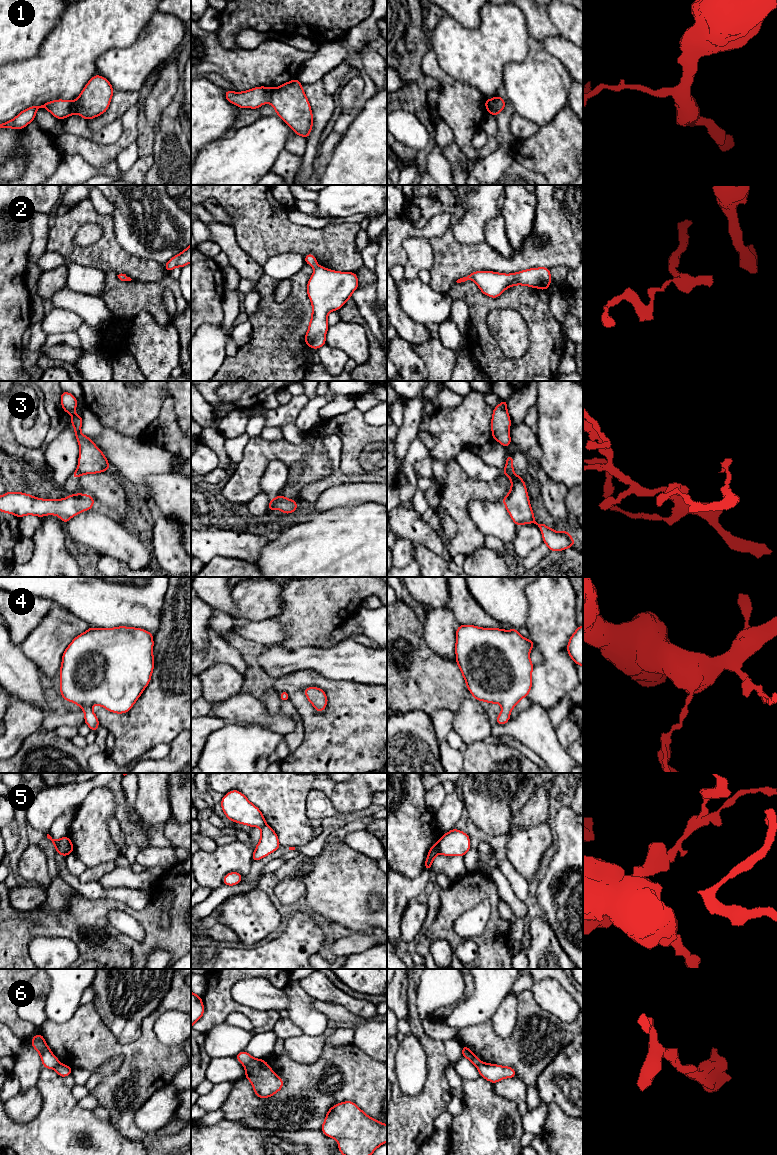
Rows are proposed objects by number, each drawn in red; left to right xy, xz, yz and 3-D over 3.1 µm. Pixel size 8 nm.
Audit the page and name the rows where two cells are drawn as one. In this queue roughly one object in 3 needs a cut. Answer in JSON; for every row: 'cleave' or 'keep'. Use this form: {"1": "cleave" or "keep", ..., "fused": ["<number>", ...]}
{"1": "cleave", "2": "keep", "3": "cleave", "4": "keep", "5": "cleave", "6": "cleave", "fused": ["1", "3", "5", "6"]}

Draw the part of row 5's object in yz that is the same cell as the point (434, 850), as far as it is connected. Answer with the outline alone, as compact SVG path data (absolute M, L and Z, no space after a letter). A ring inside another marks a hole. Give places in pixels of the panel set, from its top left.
M437 841L429 850L426 861L425 870L430 870L432 866L433 859L440 853L439 841Z

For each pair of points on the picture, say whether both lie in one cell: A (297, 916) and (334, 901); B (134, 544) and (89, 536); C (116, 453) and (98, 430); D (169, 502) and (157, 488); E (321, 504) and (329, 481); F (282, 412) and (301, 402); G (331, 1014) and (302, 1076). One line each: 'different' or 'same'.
A: different
B: same
C: same
D: same
E: different
F: same
G: different

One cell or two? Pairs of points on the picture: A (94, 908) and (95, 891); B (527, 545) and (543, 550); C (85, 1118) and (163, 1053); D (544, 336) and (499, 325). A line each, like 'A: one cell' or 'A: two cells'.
A: two cells
B: two cells
C: two cells
D: two cells

